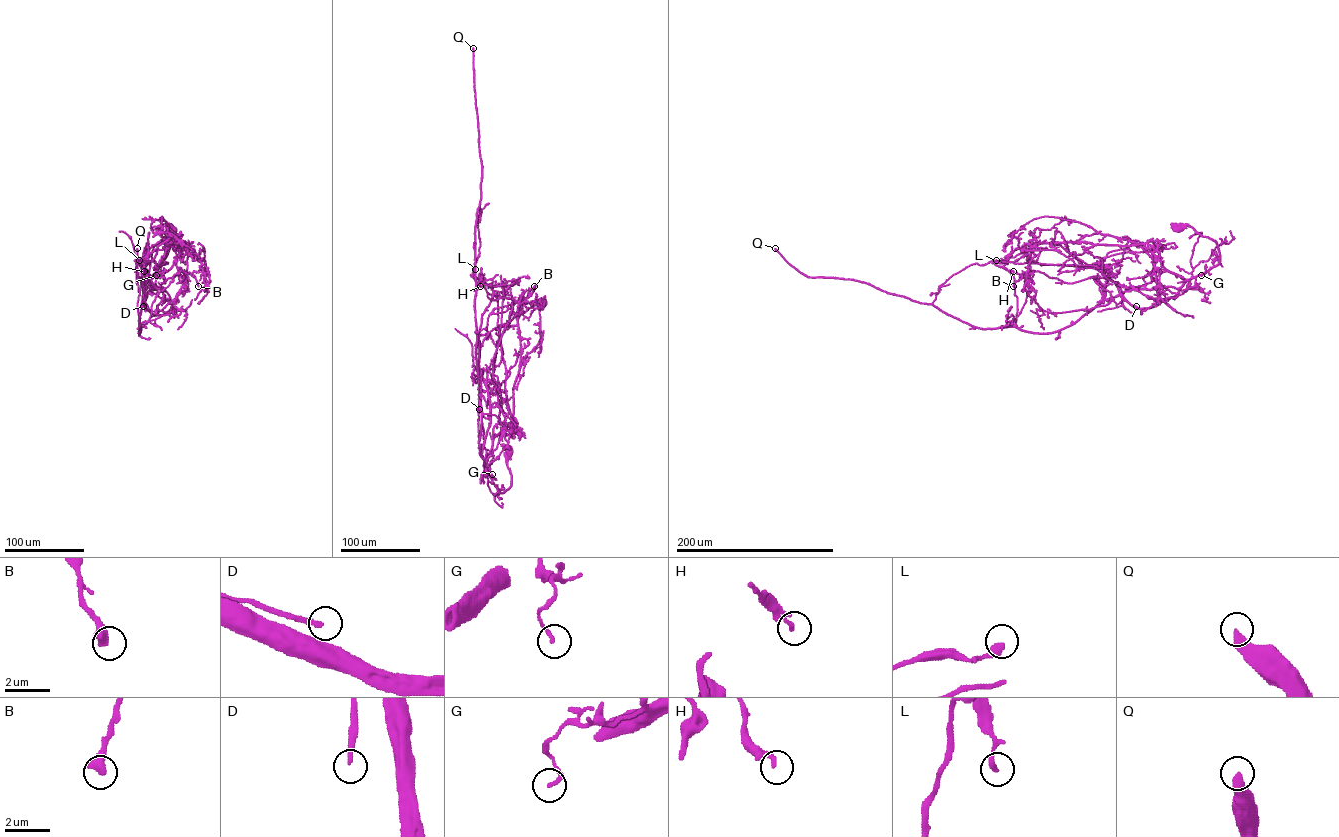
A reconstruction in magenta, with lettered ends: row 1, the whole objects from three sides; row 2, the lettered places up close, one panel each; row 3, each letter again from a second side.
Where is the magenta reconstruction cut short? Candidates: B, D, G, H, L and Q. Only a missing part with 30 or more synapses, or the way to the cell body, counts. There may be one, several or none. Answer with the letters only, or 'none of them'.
D, Q

